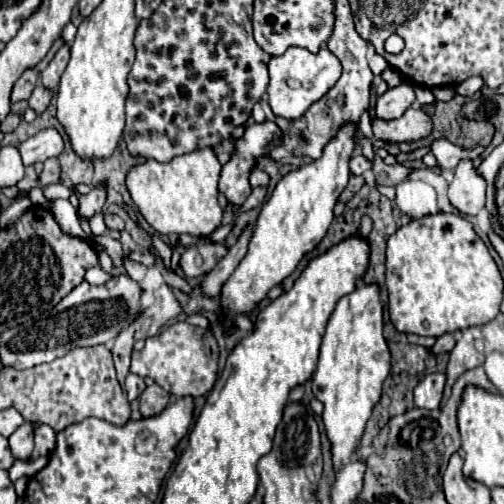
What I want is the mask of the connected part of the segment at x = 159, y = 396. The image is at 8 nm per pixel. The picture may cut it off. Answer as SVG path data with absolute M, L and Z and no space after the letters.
M151 384L143 390L143 394L139 396L139 404L141 404L141 414L143 418L151 418L161 414L167 404L169 404L169 392L165 392L161 386Z

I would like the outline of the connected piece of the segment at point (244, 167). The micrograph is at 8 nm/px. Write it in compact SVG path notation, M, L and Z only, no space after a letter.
M273 122L251 124L245 128L243 138L235 140L235 154L223 166L219 186L225 188L225 196L229 202L245 202L249 196L249 172L259 156L263 156L269 148L281 144L281 130Z

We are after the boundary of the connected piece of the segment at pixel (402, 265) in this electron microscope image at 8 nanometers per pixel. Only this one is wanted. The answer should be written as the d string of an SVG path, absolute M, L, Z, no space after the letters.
M437 212L411 220L401 226L387 242L387 282L388 310L391 322L399 332L419 334L419 336L443 336L447 332L465 330L471 326L487 324L497 316L497 308L503 300L503 278L491 258L483 240L475 234L473 224L461 214Z

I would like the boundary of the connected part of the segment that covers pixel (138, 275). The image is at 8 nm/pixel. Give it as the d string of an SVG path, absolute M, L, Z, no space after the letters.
M125 258L125 270L127 270L127 274L133 278L133 280L141 280L143 276L145 276L145 272L147 272L147 266L145 264L139 264L139 262L133 262L133 260L127 260Z

